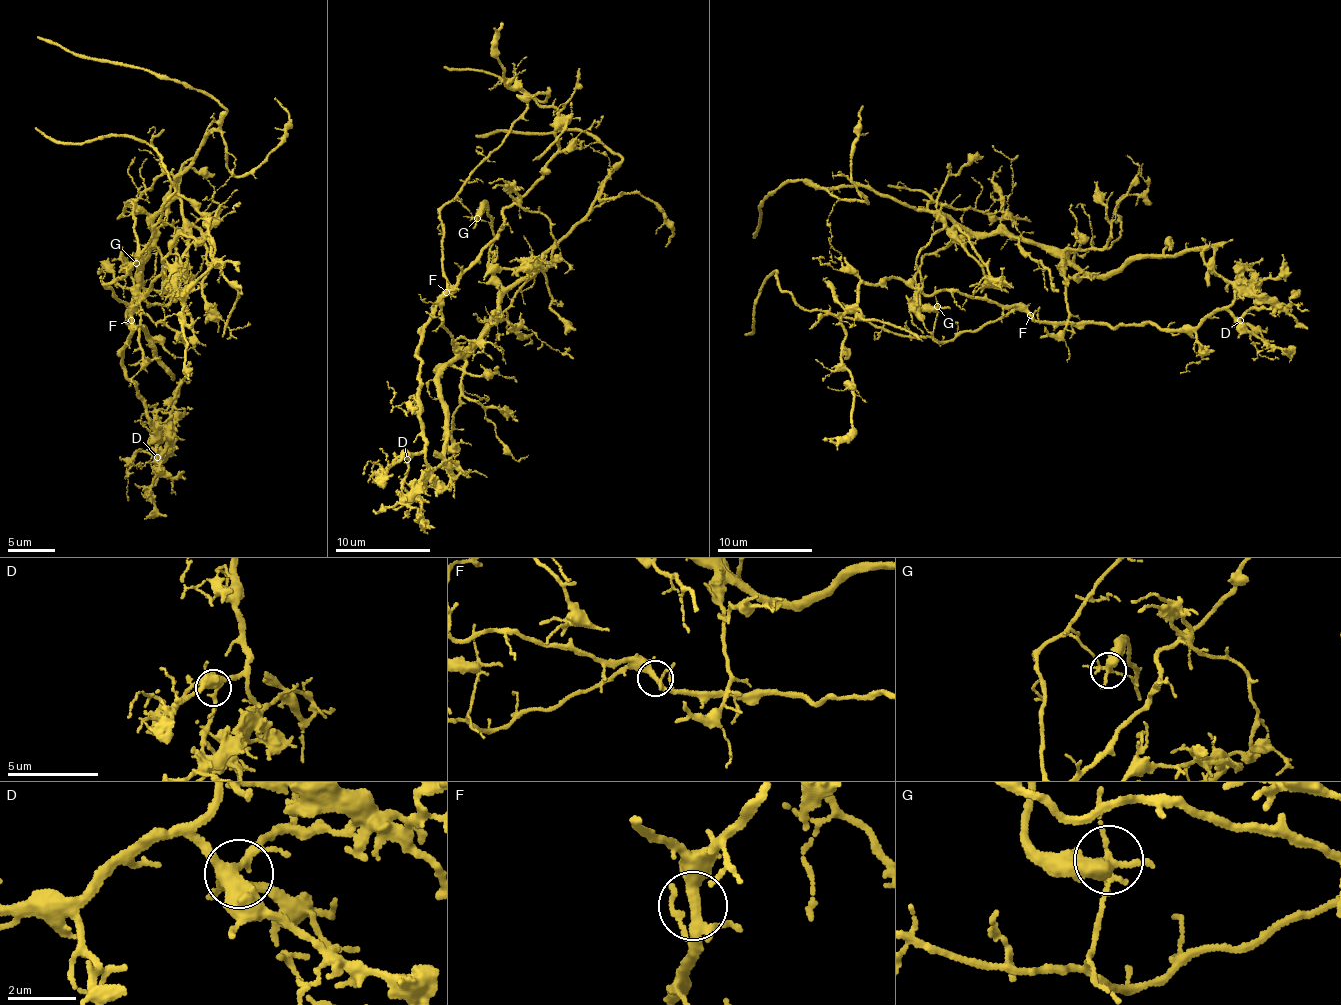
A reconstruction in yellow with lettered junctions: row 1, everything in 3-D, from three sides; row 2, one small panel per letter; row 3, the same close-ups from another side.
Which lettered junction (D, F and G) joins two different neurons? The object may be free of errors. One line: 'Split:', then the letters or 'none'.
Split: G

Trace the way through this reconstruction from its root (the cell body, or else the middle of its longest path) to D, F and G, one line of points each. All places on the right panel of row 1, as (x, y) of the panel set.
D: (920, 274), (926, 295), (984, 297), (1037, 321), (1170, 329), (1222, 309), (1240, 320)
F: (920, 274), (919, 287), (926, 295), (954, 291), (1007, 306), (1021, 306), (1030, 315)
G: (920, 274), (919, 287), (926, 295), (954, 291), (1015, 310), (940, 341), (931, 335), (937, 306)

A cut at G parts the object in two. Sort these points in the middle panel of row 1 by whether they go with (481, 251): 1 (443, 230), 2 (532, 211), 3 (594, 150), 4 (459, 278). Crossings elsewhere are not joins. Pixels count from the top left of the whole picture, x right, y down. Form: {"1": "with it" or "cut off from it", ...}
{"1": "with it", "2": "cut off from it", "3": "cut off from it", "4": "with it"}

